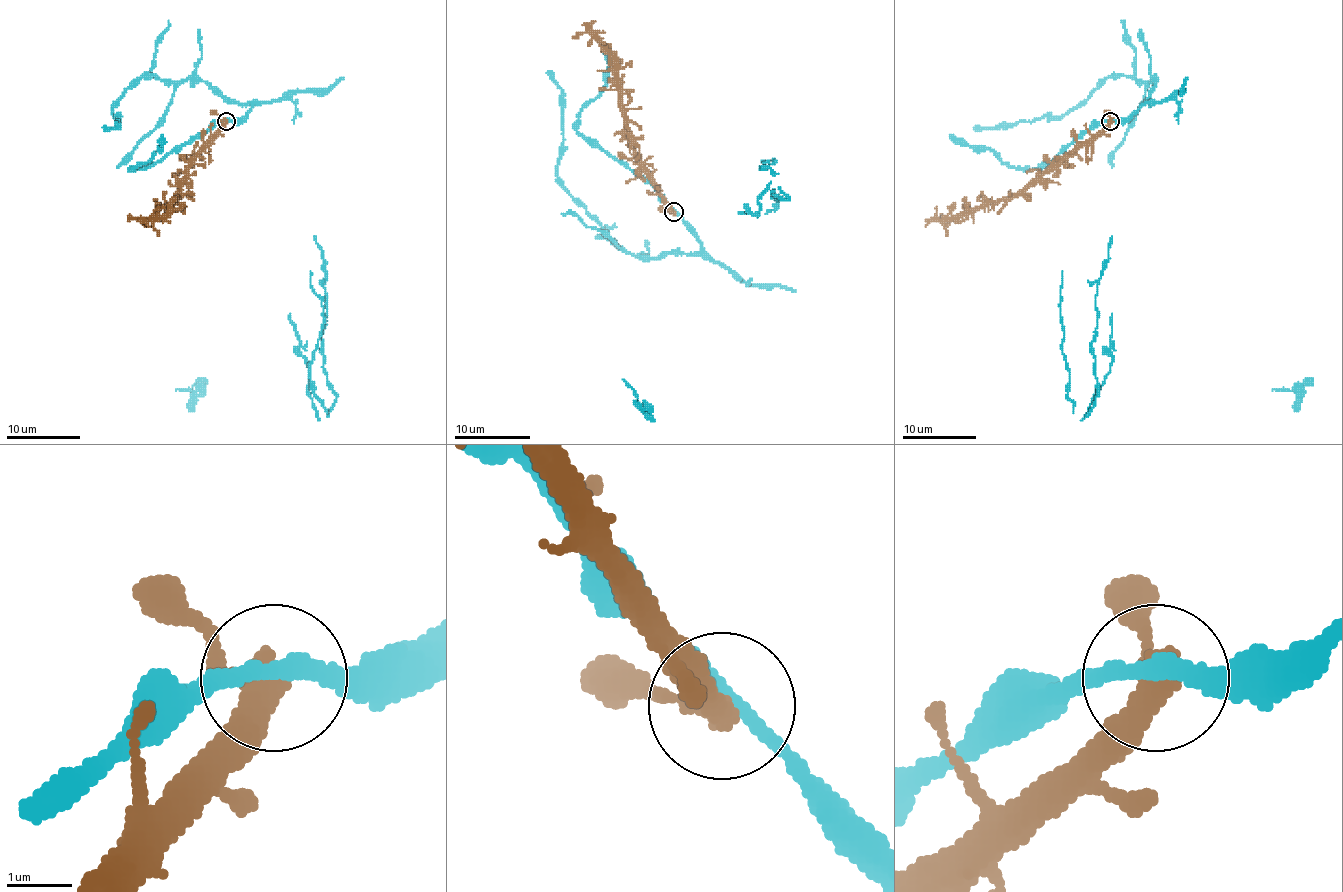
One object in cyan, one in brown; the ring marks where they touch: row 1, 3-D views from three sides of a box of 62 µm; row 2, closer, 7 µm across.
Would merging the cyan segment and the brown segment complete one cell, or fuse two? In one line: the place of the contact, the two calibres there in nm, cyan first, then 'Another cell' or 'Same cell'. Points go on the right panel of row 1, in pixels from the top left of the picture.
Place: (1110, 121). Thickness 240 nm (cyan) against 360 nm. Another cell

